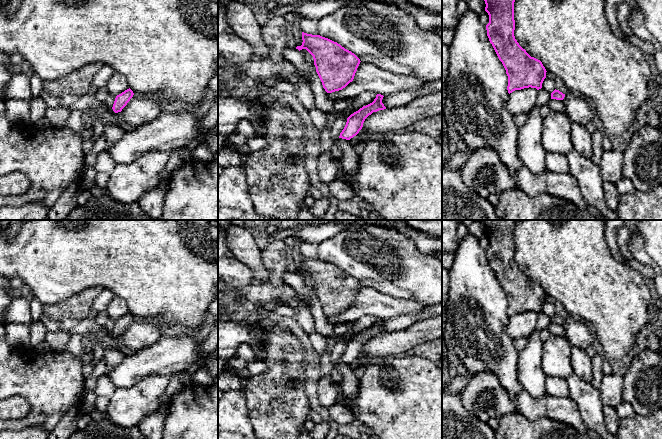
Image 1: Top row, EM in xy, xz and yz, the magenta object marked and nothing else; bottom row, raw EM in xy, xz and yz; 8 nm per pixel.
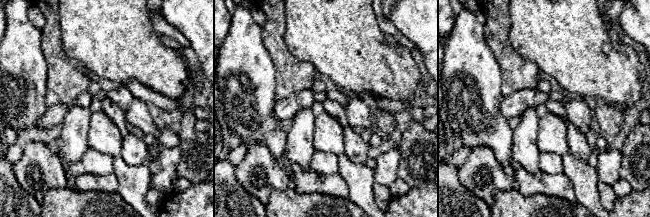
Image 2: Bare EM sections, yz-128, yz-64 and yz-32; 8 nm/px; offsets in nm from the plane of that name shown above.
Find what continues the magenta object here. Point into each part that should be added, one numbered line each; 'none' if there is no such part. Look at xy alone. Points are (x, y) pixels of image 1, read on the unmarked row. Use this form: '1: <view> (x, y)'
none

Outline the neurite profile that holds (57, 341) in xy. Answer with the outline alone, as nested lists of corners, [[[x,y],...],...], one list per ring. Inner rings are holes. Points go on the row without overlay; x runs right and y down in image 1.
[[[48,331],[46,334],[45,342],[50,350],[64,352],[66,351],[70,338],[71,333],[66,331]]]

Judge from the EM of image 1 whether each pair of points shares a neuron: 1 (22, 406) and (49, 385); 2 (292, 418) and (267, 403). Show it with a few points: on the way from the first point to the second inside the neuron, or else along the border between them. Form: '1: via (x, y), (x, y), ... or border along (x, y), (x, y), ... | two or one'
1: border along (10, 395), (29, 403), (25, 417) | two
2: via (286, 412), (273, 403) | one

